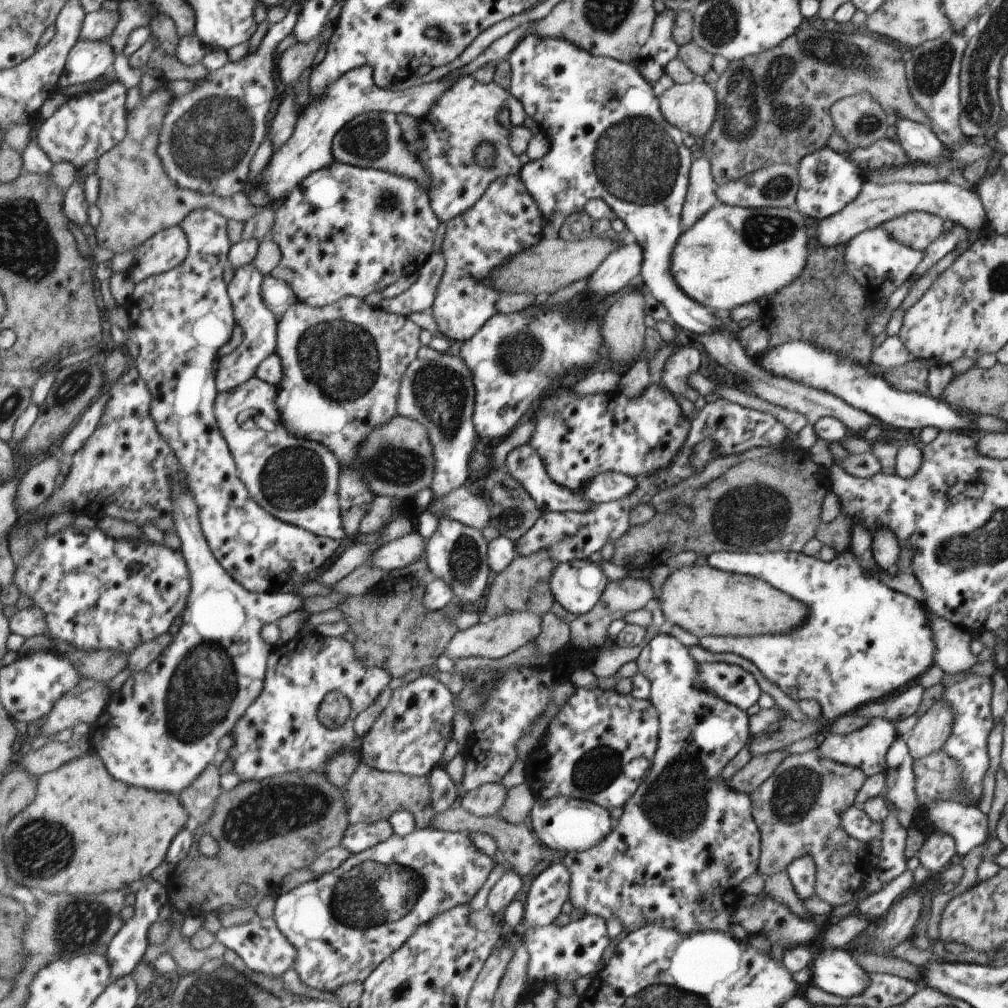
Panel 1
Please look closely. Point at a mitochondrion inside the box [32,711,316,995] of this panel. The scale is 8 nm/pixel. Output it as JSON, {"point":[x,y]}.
{"point":[75,925]}

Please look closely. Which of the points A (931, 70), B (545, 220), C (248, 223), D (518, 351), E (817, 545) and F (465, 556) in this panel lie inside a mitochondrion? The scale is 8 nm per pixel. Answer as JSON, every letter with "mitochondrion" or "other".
{"A":"mitochondrion","B":"other","C":"other","D":"mitochondrion","E":"other","F":"mitochondrion"}

